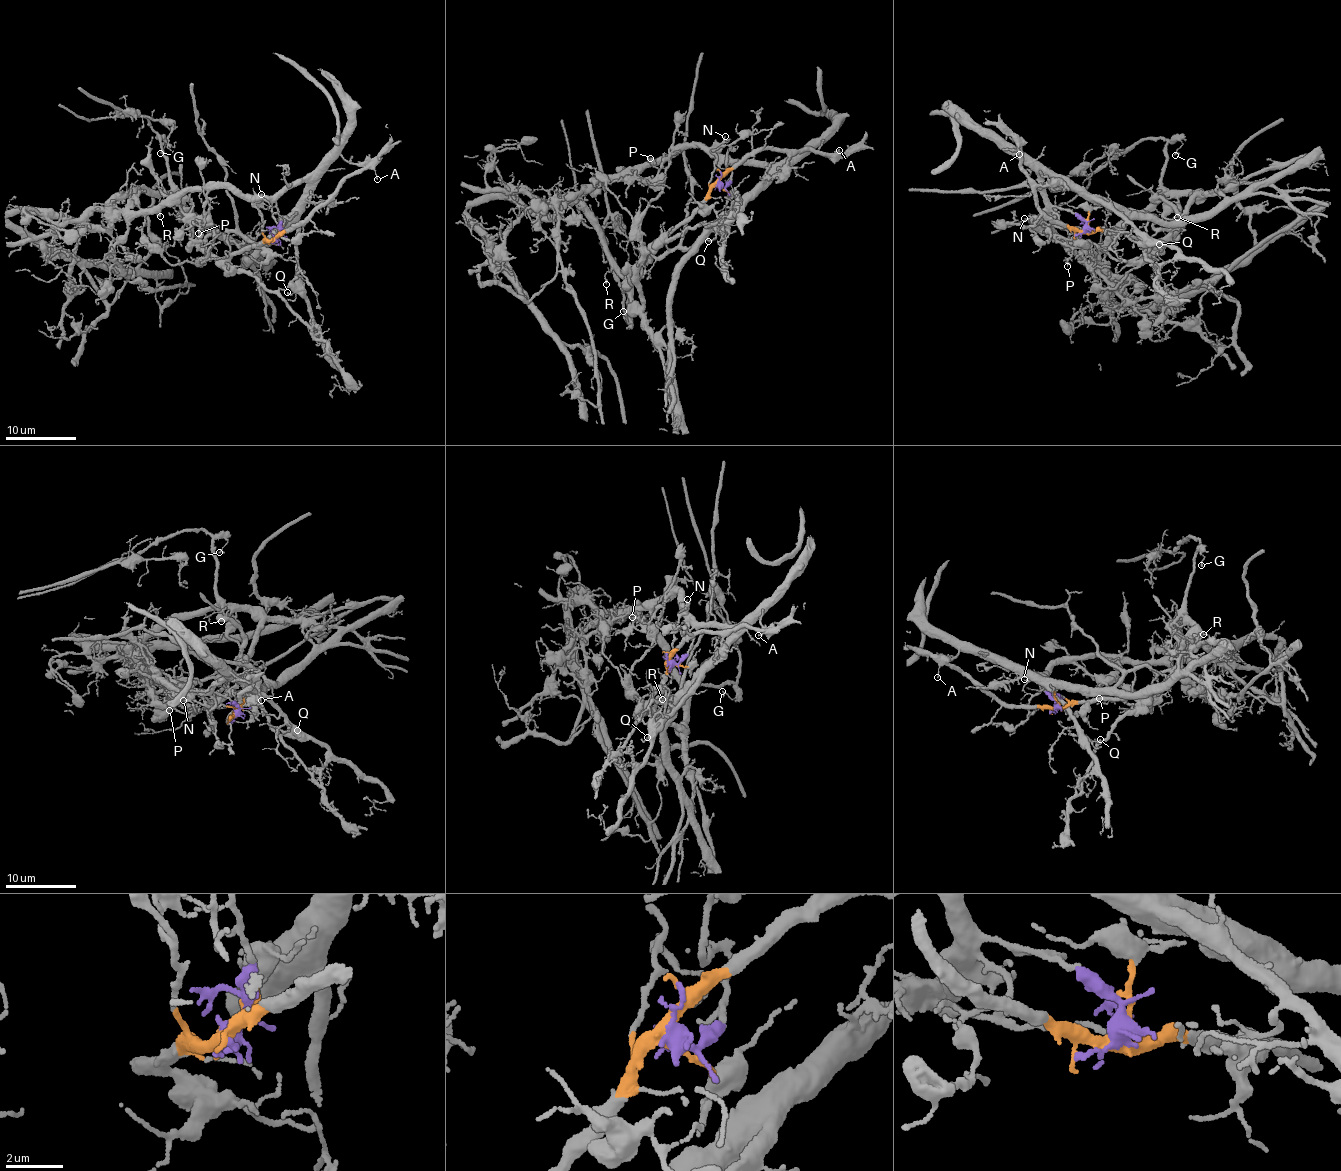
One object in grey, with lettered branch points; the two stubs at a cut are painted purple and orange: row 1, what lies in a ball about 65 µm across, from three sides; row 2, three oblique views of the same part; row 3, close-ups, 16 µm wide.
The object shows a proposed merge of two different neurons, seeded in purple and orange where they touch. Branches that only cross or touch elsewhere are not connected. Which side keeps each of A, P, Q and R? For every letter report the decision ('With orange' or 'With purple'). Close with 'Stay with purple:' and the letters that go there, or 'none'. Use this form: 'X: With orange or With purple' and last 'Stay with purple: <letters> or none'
A: With orange
P: With purple
Q: With orange
R: With orange
Stay with purple: P

